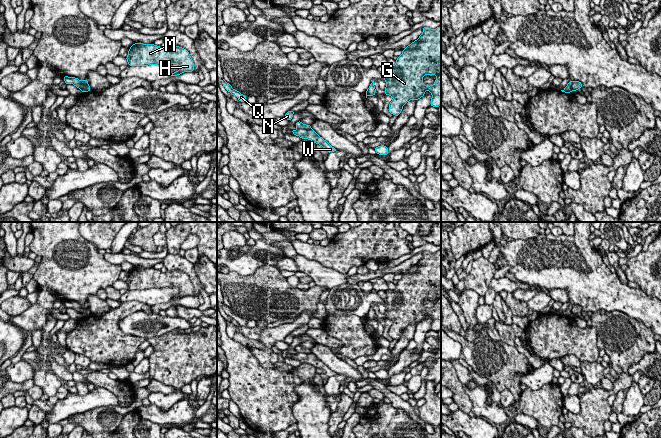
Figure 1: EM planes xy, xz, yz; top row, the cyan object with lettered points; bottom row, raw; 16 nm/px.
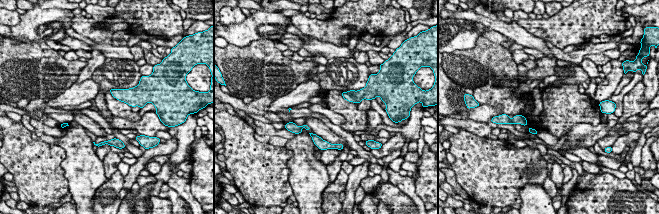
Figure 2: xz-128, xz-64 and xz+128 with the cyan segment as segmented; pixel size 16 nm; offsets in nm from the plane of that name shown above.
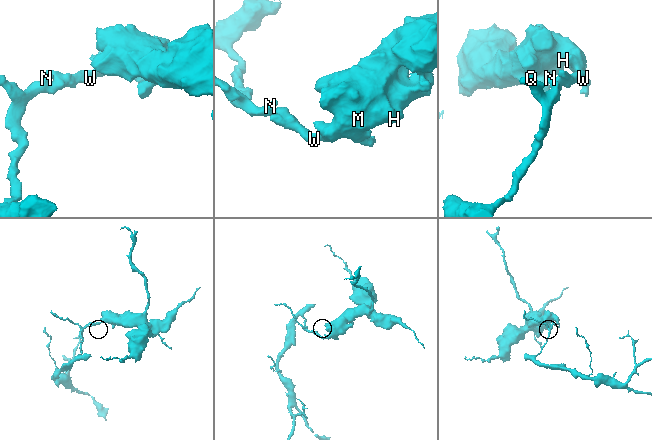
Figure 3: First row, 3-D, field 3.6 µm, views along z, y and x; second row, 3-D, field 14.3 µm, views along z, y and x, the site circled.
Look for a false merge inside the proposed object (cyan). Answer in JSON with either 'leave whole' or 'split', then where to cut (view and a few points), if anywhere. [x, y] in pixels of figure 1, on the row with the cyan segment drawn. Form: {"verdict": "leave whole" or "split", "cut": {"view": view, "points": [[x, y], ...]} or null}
{"verdict": "split", "cut": {"view": "xz", "points": [[297, 127], [311, 129]]}}

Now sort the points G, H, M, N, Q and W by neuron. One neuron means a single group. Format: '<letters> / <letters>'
G H M W / N Q

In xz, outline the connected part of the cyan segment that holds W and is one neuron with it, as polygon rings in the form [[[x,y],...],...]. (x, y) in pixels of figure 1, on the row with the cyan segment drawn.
[[[297,128],[296,130],[291,130],[291,132],[294,135],[299,136],[301,139],[308,139],[314,142],[315,144],[319,144],[328,153],[337,151],[336,148],[332,147],[326,140],[320,137],[313,129],[307,130],[303,128]]]

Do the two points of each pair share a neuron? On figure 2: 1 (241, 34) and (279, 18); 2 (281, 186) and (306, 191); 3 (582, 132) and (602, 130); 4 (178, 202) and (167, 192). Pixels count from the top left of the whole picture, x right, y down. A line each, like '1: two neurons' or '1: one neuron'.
1: one neuron
2: two neurons
3: one neuron
4: one neuron

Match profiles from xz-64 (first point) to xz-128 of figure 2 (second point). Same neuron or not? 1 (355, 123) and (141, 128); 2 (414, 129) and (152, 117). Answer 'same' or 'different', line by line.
1: different
2: different

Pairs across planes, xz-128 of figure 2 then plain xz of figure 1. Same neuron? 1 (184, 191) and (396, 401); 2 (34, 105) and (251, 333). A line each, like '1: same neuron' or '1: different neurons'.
1: same neuron
2: same neuron

